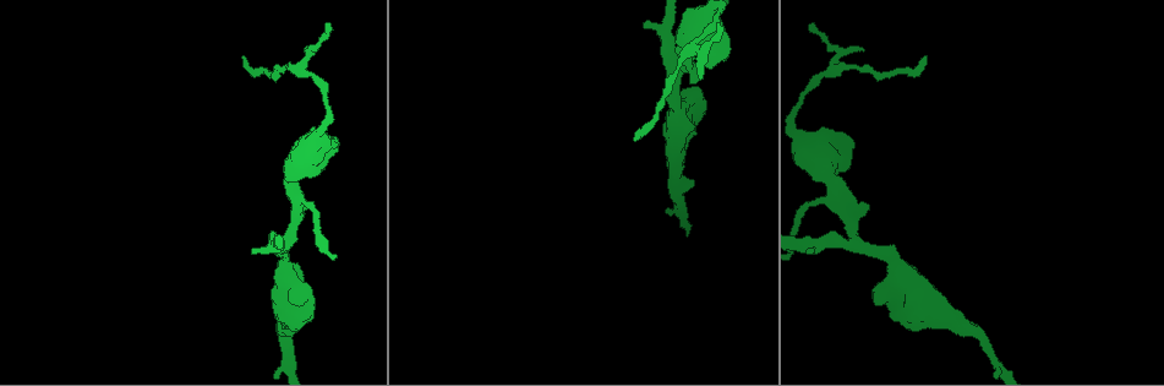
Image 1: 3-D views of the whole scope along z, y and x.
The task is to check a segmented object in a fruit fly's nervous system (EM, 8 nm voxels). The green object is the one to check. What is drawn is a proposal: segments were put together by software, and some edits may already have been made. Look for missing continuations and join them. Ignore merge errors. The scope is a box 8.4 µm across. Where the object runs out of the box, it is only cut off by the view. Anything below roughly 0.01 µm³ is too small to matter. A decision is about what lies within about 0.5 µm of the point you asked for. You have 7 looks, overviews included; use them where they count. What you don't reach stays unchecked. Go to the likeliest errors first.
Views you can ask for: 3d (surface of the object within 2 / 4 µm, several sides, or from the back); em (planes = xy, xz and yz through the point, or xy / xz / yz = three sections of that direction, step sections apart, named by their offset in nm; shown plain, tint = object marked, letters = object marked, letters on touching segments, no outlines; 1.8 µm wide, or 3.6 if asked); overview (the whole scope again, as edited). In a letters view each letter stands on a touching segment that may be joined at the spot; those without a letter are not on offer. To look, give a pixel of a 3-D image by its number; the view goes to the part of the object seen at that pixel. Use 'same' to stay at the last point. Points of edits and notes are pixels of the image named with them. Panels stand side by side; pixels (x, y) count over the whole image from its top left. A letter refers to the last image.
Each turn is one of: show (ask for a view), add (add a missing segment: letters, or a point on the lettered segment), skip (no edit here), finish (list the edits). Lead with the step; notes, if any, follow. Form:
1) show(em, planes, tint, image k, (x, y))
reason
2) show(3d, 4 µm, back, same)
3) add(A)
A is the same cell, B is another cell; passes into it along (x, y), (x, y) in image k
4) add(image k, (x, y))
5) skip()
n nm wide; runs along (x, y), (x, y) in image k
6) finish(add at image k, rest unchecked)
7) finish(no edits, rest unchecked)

show(em, xz, step 16, letters, image 1, (692, 83))
branch stops here

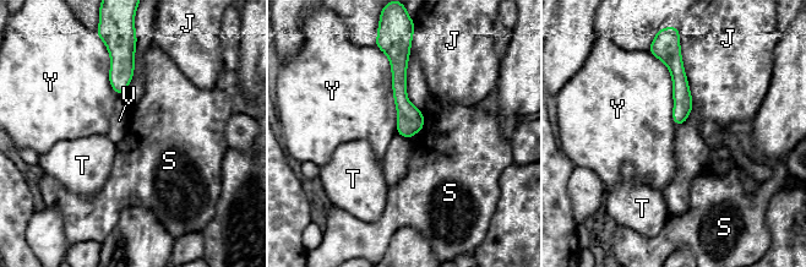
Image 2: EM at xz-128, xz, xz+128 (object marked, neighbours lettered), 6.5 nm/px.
skip()
Y touches over 550 nm; J, S, T, V and Y are other cells; runs along (398, 63), (409, 134) in image 2; none of them fits

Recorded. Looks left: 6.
show(em, xz, step 4, letters, image 1, (702, 76))
thin end

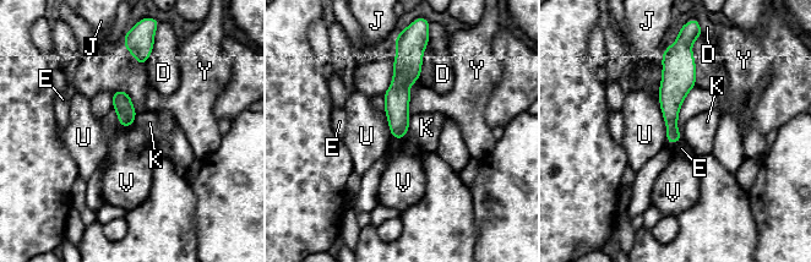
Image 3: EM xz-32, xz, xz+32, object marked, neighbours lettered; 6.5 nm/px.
skip()
110 nm wide; U touches over 360 nm; D, E, J, K, U, V and Y are other cells; no lettered segment goes on from it

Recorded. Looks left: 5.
show(em, planes, plain, image 1, (245, 59))
an open end

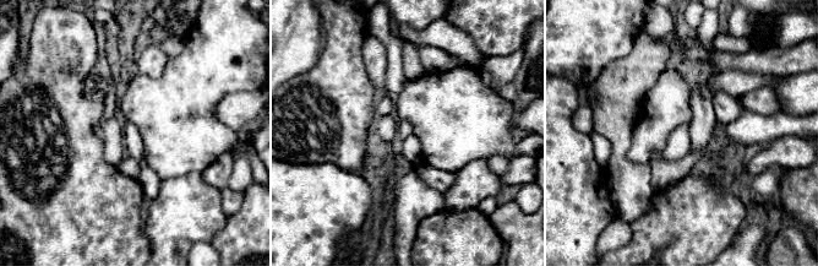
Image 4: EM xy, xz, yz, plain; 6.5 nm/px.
show(em, planes, letters, same)
what lies round it

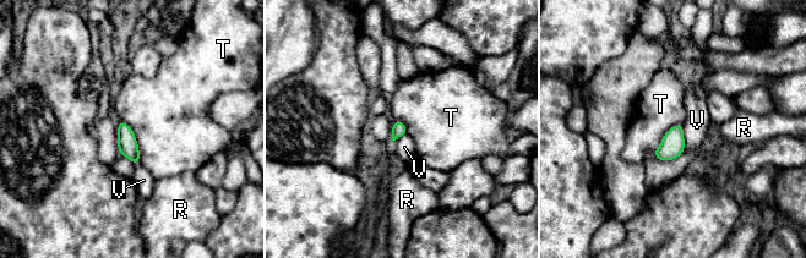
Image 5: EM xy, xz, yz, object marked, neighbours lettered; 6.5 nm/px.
skip()
100 nm wide; R, T and V are other cells; border along (116, 120), (131, 128), (141, 163) in image 5; none of them fits

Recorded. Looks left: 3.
finish(no edits, rest unchecked)

